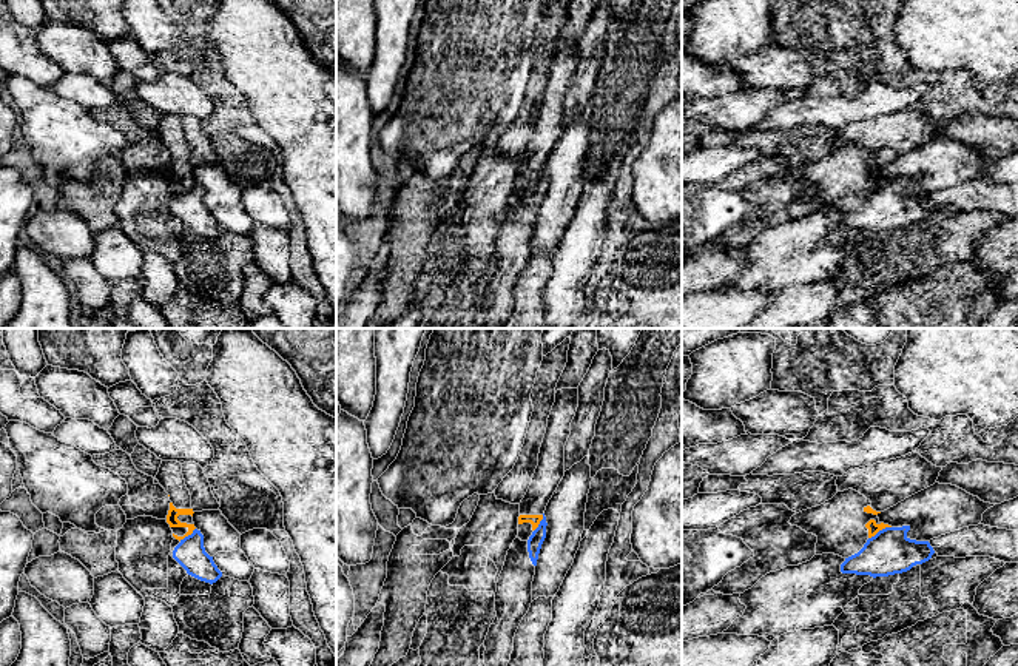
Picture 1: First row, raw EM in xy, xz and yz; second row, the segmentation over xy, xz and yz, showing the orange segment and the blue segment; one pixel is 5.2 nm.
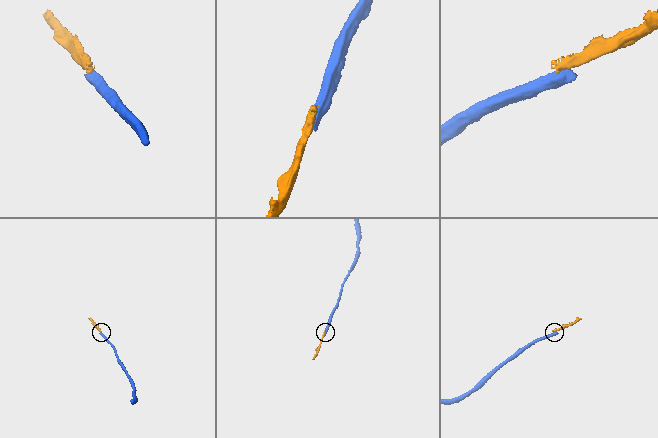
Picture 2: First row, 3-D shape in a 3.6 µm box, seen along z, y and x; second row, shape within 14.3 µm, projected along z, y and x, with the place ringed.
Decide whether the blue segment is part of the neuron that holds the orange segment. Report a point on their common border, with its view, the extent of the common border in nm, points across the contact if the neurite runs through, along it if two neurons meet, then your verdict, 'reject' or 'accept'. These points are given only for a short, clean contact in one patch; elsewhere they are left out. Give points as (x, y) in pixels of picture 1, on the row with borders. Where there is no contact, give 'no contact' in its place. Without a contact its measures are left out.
contact yz (879, 529); length 140 nm; border yz (890, 526), (869, 538); reject

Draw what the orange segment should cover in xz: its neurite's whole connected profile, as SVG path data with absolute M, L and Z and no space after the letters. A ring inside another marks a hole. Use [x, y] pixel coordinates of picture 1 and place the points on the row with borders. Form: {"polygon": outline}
{"polygon": "M561 388L548 418L532 483L520 503L518 538L528 541L565 476L565 446L578 407L578 388Z"}

